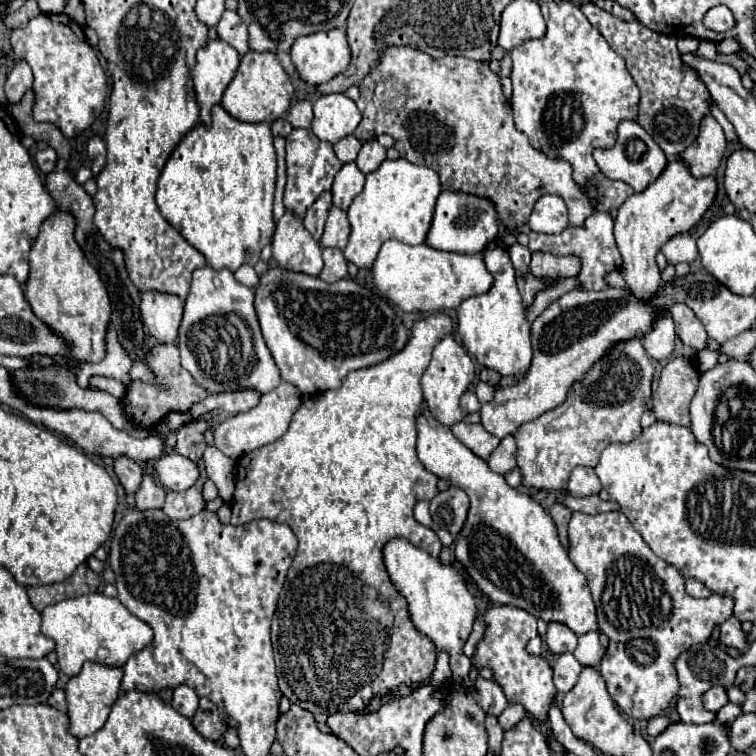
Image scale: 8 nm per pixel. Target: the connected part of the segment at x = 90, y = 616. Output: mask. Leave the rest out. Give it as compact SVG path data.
M89 593L49 605L41 615L41 633L55 641L59 669L67 677L77 675L85 661L95 661L107 667L123 667L131 655L139 653L153 641L153 629L145 621L131 615L119 599L103 593Z

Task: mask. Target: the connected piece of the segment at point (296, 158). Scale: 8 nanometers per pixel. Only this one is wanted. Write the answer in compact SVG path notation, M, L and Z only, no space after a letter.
M293 129L287 137L287 185L285 185L285 207L305 217L311 201L319 197L319 193L331 189L333 177L339 171L339 161L333 151L333 145L315 137L311 129Z

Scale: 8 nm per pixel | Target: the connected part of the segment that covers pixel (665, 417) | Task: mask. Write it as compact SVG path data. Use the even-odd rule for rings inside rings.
M673 357L661 371L659 377L659 385L657 391L653 393L651 401L653 401L653 413L659 421L665 423L673 423L673 425L685 425L689 427L689 403L691 397L695 395L697 389L697 381L699 381L699 371L697 367L693 367L693 361L689 357Z

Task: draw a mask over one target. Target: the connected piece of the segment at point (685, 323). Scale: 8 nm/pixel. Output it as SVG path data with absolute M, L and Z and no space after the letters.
M673 303L671 315L673 315L675 331L677 331L679 339L695 351L705 349L707 333L703 329L703 323L697 319L697 315L685 303Z

